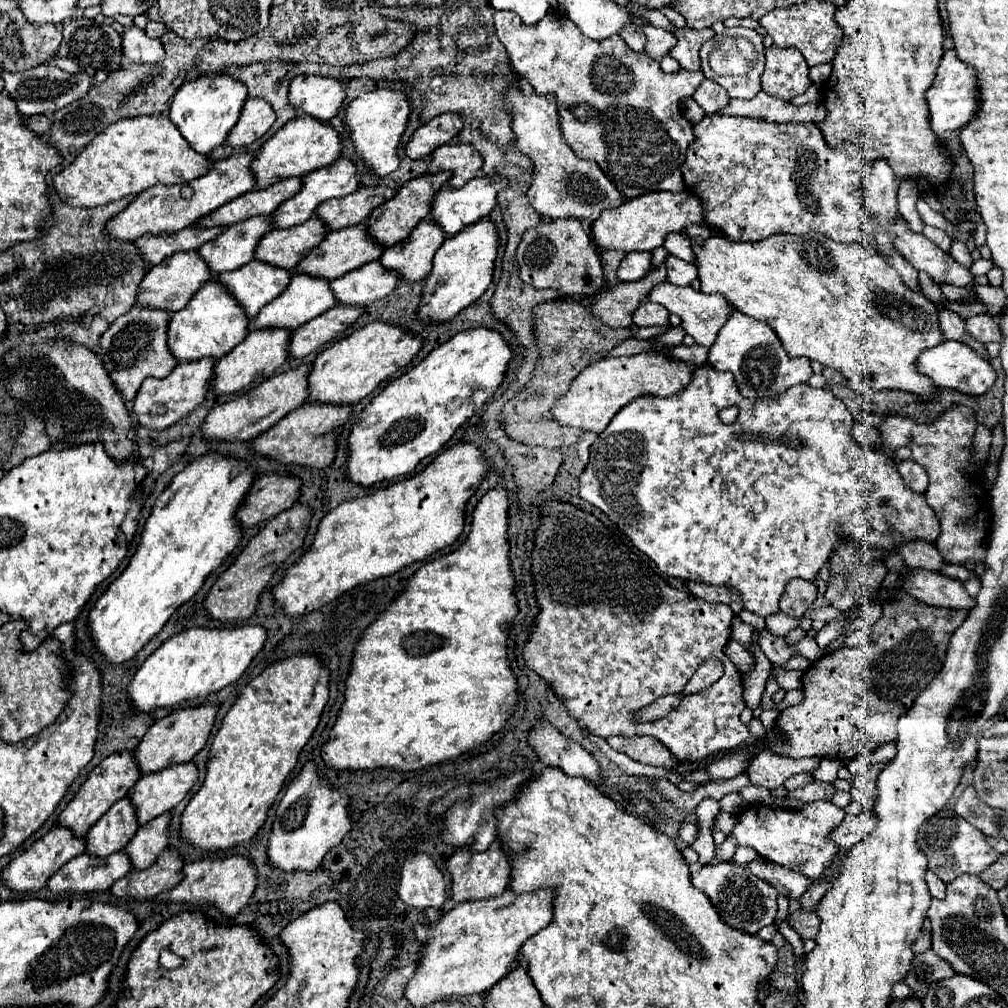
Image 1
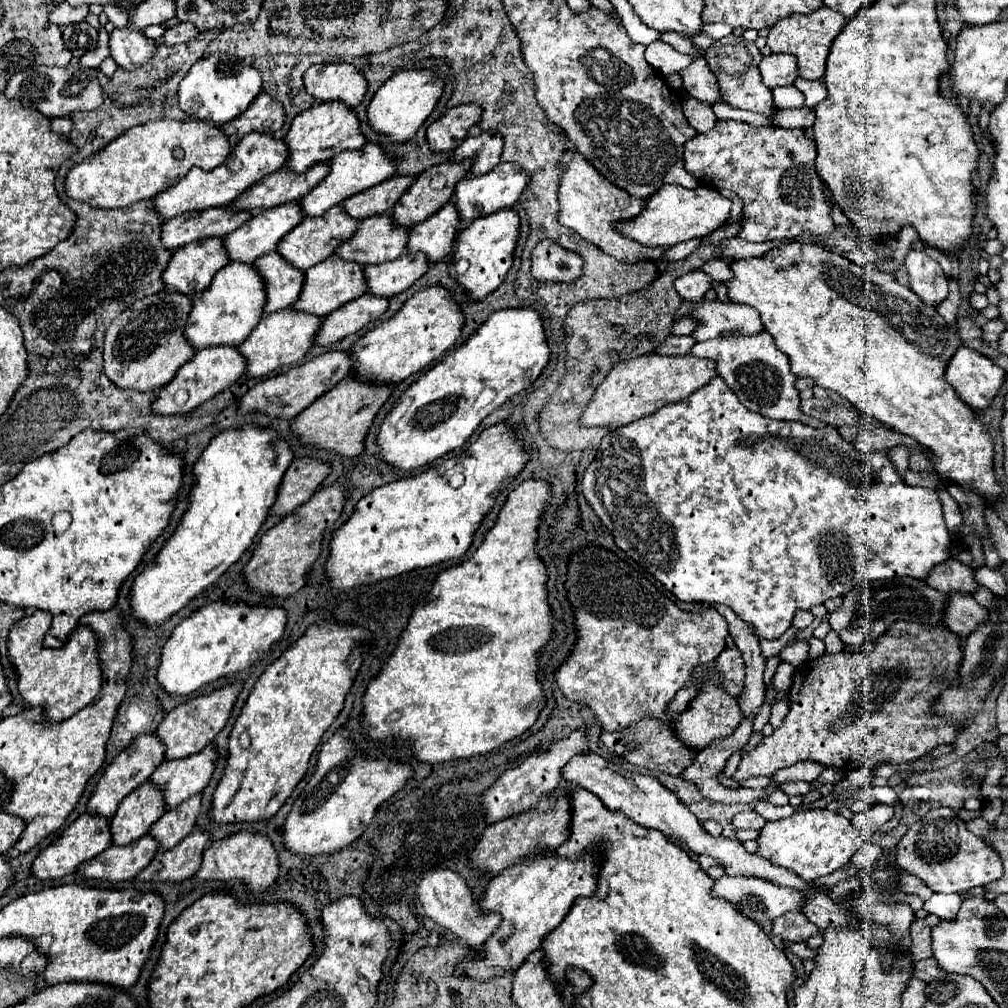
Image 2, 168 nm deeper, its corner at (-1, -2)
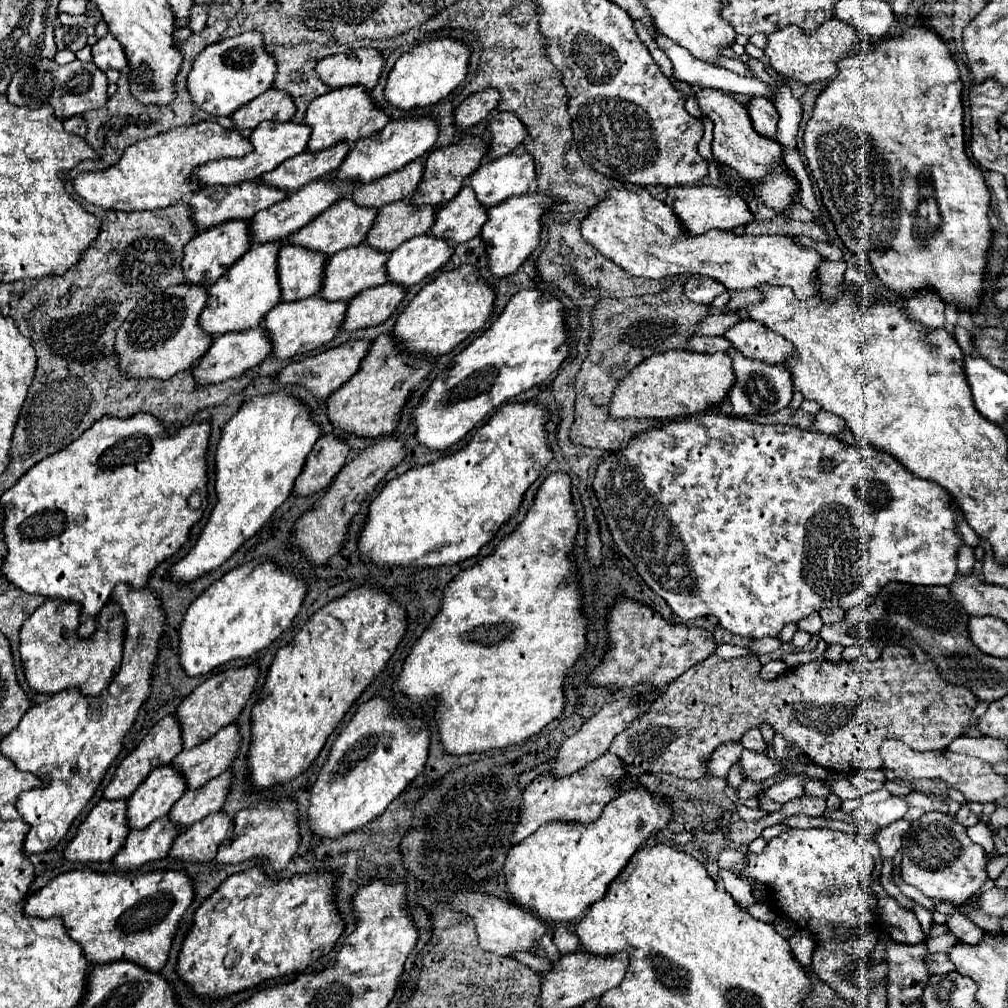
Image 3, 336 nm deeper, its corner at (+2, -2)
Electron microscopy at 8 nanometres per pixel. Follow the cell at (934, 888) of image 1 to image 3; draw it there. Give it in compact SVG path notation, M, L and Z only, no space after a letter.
M959 913L951 915L947 927L961 943L967 943L967 945L975 945L979 943L979 939L983 939L983 931L965 915L959 915Z

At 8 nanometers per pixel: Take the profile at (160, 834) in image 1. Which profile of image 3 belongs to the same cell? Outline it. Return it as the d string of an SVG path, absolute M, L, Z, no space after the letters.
M225 771L223 775L211 779L207 785L187 791L171 809L169 817L173 823L179 823L183 829L191 827L199 819L217 813L223 809L223 803L227 799L227 793L231 789L233 775L231 771Z

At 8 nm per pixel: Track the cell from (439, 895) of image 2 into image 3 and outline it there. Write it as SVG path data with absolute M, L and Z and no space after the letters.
M459 893L451 899L451 907L469 915L475 921L481 949L495 953L495 955L503 955L503 957L513 957L515 953L533 951L537 941L549 929L541 919L523 911L519 905L507 903L499 897L491 897L491 895L483 895L483 893Z

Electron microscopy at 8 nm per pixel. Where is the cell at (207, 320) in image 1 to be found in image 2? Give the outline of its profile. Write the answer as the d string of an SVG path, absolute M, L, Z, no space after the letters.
M228 263L214 275L210 287L206 287L192 301L192 311L188 315L184 337L196 351L216 345L236 347L246 341L246 337L262 319L262 305L264 305L264 287L260 275L256 275L254 271L254 265Z

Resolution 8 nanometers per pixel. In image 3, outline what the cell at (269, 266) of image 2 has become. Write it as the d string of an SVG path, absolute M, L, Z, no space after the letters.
M287 243L279 251L279 283L283 301L313 297L323 287L327 255Z

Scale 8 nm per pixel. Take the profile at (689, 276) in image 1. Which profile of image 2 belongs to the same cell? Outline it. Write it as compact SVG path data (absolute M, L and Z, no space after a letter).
M690 271L690 273L682 275L682 277L678 277L674 281L674 287L676 287L676 291L678 291L678 295L682 299L694 301L694 299L702 299L704 297L704 293L712 287L710 281L712 281L710 275L706 275L702 271Z

